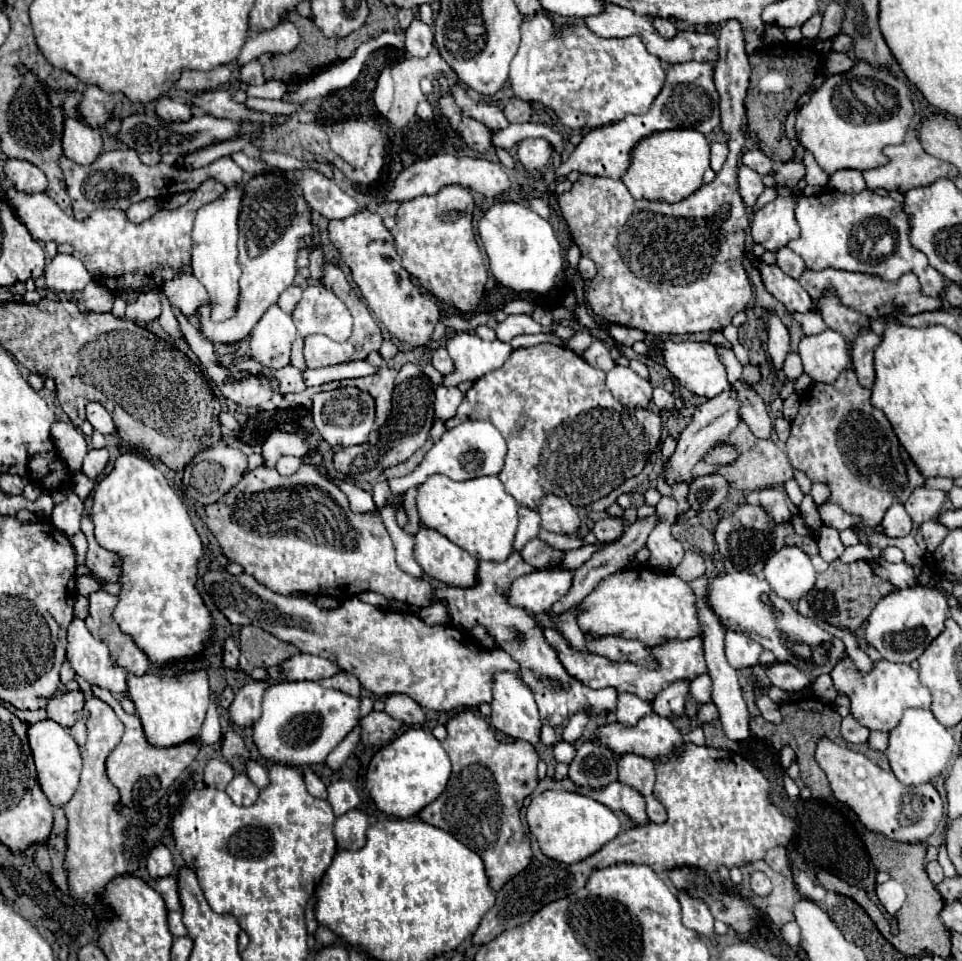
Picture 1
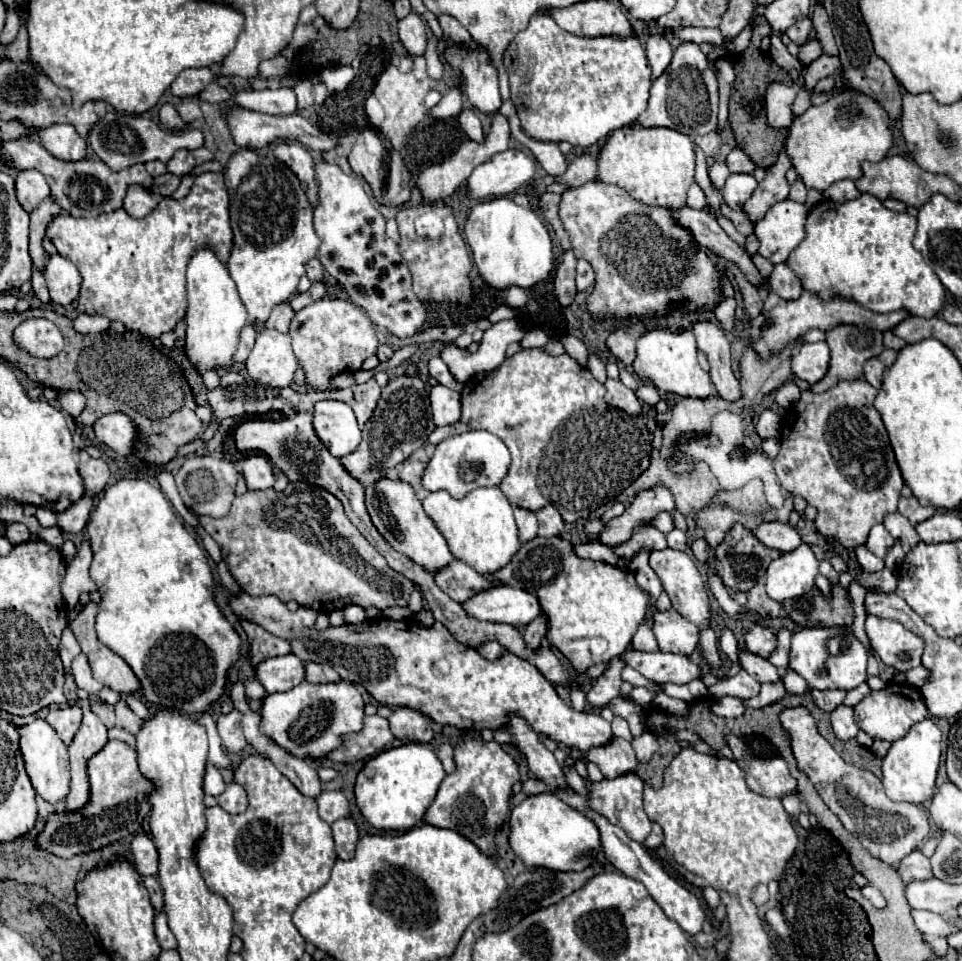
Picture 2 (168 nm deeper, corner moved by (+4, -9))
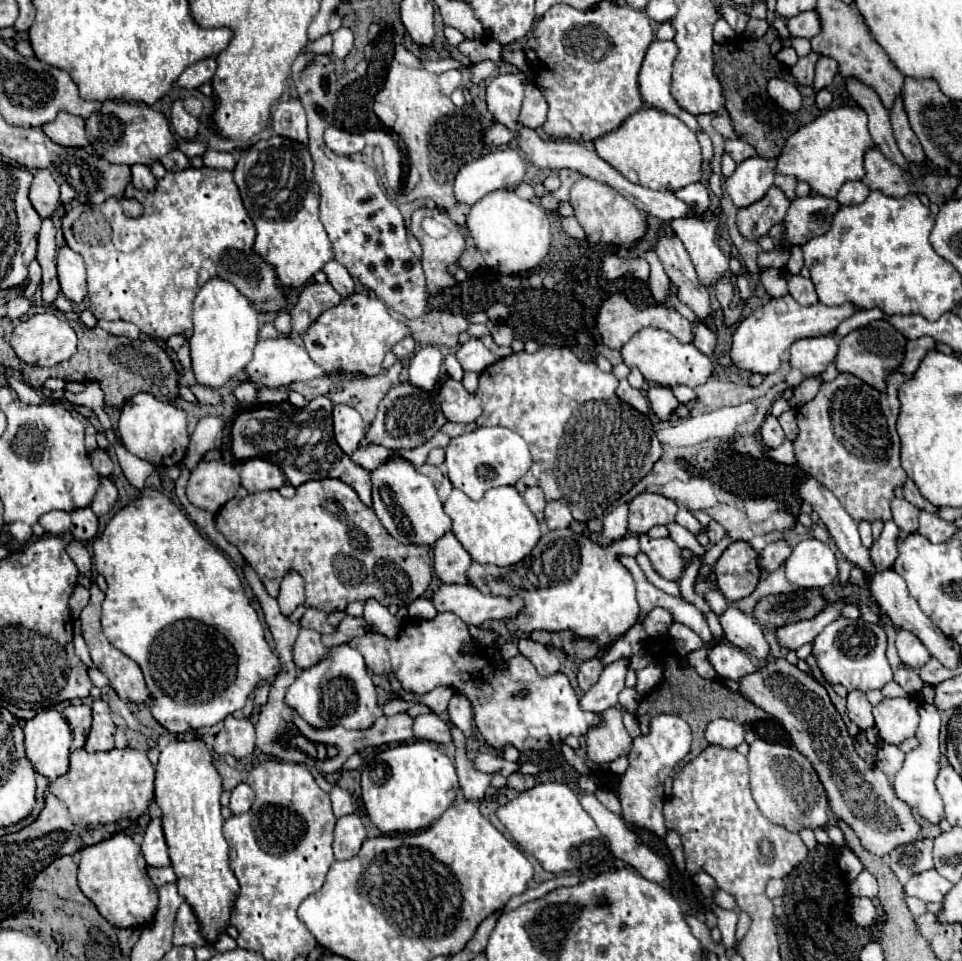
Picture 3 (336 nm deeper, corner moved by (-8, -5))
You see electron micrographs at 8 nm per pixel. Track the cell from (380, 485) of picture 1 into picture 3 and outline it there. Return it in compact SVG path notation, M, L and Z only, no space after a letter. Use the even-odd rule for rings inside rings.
M391 458L387 464L371 472L373 480L373 512L385 526L385 530L401 544L427 544L435 546L439 538L451 532L451 518L443 512L441 500L433 482L419 474L413 464L401 458Z

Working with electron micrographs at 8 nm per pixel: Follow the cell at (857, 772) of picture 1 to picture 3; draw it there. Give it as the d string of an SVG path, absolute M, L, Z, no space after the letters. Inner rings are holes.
M775 658L769 660L765 668L747 674L741 680L741 694L785 726L795 748L813 764L815 772L819 774L831 812L855 830L861 844L869 852L887 856L891 850L919 840L919 818L903 800L897 798L889 778L877 766L871 766L859 758L853 738L849 736L839 712L831 704L827 690L813 680L811 674L801 672L783 658Z

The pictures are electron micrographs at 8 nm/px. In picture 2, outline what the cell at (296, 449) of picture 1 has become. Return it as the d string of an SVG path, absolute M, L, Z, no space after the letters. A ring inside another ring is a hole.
M261 454L247 456L241 466L241 476L247 490L267 490L269 488L269 462Z

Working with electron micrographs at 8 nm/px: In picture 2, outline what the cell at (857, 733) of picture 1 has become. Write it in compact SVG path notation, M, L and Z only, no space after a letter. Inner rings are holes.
M839 704L831 712L831 724L833 724L833 730L835 730L837 738L841 738L841 740L853 738L859 732L859 726L857 726L857 722L853 718L853 708L845 706L845 704Z

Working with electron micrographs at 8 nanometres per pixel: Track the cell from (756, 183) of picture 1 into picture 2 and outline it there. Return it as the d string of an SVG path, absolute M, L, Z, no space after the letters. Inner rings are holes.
M731 174L723 186L723 200L729 208L741 212L745 200L757 188L757 180L751 174Z

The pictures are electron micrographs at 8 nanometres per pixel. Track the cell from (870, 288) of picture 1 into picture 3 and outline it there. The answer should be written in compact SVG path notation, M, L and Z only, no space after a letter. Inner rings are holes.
M789 294L781 298L771 298L765 306L755 310L751 316L747 316L737 332L733 334L733 344L731 344L731 358L733 362L747 372L759 372L759 374L771 374L779 368L783 354L791 348L793 342L801 338L815 338L815 336L825 336L833 334L835 328L859 312L859 308L851 302L845 302L843 306L825 306L821 302L815 302L811 306L801 306L797 304Z

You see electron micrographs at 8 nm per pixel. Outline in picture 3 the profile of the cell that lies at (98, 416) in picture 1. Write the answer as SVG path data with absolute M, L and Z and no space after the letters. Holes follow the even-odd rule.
M135 394L121 410L121 418L117 424L117 432L119 438L123 442L123 446L155 464L155 466L177 466L181 464L181 460L185 458L185 450L189 446L189 434L187 434L187 416L185 410L181 410L179 406L173 404L165 404L157 398L153 398L151 394Z

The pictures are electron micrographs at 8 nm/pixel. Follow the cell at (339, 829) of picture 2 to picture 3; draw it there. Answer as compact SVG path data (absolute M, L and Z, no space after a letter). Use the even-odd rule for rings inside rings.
M357 814L341 816L335 826L335 842L333 842L335 858L349 860L357 856L365 838L367 838L367 830Z

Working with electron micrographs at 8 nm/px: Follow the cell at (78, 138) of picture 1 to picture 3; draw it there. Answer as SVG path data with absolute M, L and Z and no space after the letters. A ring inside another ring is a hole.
M59 114L53 122L49 122L49 126L43 126L43 132L61 146L73 146L73 148L89 146L85 134L85 120L73 114Z

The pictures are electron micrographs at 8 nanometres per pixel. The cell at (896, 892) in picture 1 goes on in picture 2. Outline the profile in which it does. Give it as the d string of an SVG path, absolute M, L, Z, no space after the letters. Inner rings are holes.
M863 886L863 888L861 888L861 894L863 894L873 906L879 906L879 908L885 906L885 900L883 900L883 896L881 896L881 892L879 892L877 888L873 888L873 886Z

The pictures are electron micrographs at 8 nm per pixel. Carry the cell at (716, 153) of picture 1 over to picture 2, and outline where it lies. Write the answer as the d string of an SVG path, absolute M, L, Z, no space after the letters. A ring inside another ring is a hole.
M715 162L715 164L711 166L711 170L709 170L709 178L711 178L711 182L713 182L719 190L723 188L723 184L725 184L725 180L727 180L729 174L731 174L729 168L727 168L725 164L719 164L719 162Z

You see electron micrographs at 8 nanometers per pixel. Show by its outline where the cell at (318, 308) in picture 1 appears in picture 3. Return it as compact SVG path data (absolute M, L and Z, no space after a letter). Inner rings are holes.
M351 294L337 306L327 308L303 334L303 346L311 360L323 370L325 376L337 376L337 372L363 374L367 378L381 372L383 356L395 342L409 336L409 328L389 316L387 306L371 294Z

